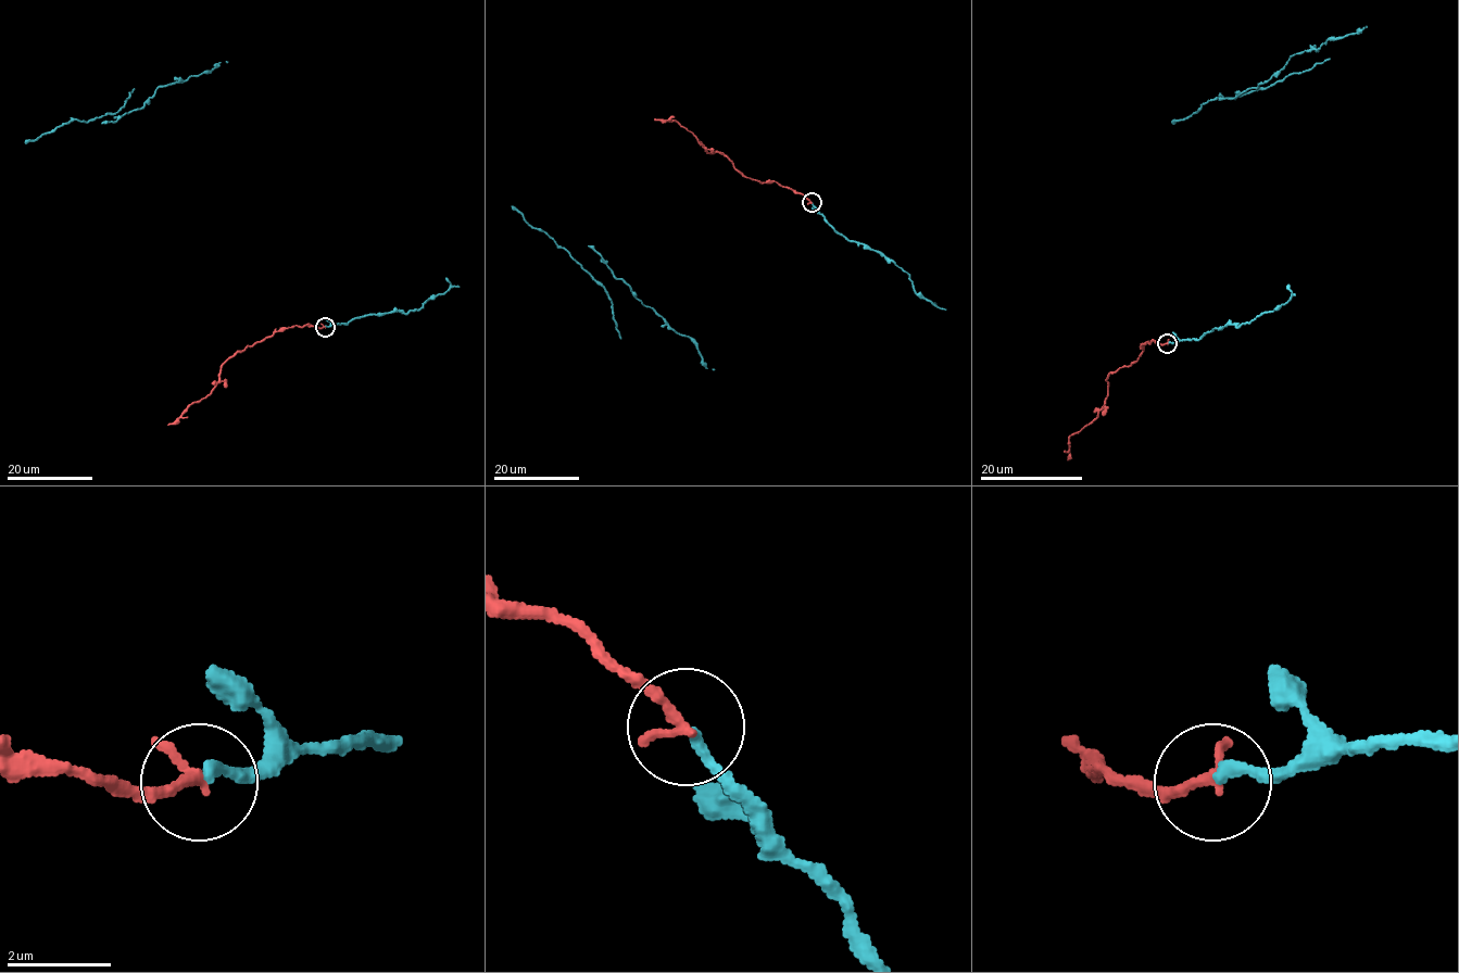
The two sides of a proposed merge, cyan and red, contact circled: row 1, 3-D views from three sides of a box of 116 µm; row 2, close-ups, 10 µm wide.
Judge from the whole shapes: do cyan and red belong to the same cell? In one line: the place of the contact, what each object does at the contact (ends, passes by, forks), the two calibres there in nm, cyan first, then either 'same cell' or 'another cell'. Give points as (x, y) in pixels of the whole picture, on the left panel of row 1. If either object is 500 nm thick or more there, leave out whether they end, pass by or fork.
place (325, 327); cyan ends; red ends; calibres 220 and 240 nm; same cell

